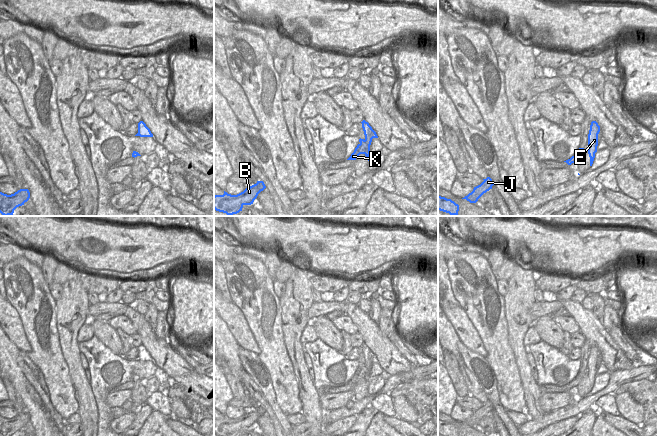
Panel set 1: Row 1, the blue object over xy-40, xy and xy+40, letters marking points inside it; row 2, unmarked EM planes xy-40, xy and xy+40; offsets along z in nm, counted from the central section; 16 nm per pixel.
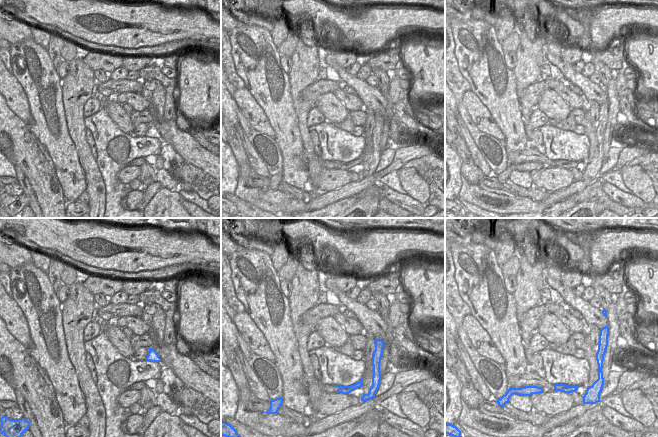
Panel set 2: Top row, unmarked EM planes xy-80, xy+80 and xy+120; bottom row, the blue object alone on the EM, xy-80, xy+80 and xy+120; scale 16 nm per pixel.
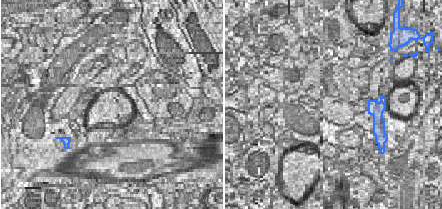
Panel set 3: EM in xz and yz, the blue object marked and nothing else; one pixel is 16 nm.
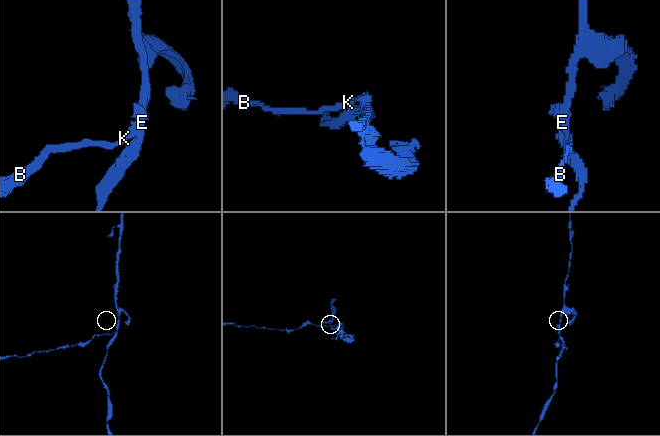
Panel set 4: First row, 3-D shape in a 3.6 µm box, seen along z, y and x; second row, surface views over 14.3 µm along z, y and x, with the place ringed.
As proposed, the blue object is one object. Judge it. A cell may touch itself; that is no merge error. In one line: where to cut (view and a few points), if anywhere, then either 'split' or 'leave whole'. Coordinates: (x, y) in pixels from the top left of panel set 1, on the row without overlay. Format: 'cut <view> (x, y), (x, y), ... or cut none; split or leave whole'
cut xy (365, 361), (367, 367); split

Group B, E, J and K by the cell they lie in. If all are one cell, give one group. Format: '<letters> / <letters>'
B J K / E

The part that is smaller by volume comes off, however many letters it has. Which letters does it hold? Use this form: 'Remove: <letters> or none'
Remove: B, J, K

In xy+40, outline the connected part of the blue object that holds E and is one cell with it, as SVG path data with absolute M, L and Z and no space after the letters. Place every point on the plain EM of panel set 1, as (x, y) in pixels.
M592 345L588 358L588 378L590 381L590 390L592 390L595 382L595 377L597 376L599 356L600 356L600 350L596 345Z

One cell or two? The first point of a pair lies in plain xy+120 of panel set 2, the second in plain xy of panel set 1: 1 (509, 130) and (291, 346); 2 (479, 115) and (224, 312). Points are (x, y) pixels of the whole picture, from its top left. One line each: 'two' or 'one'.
1: two
2: one

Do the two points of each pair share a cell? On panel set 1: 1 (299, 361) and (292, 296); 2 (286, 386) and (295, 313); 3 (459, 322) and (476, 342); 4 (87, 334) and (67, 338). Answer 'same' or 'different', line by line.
1: same
2: different
3: same
4: different

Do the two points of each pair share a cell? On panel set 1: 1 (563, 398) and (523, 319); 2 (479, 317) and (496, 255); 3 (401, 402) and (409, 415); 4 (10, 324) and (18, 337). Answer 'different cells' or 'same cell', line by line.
1: different cells
2: different cells
3: same cell
4: same cell

